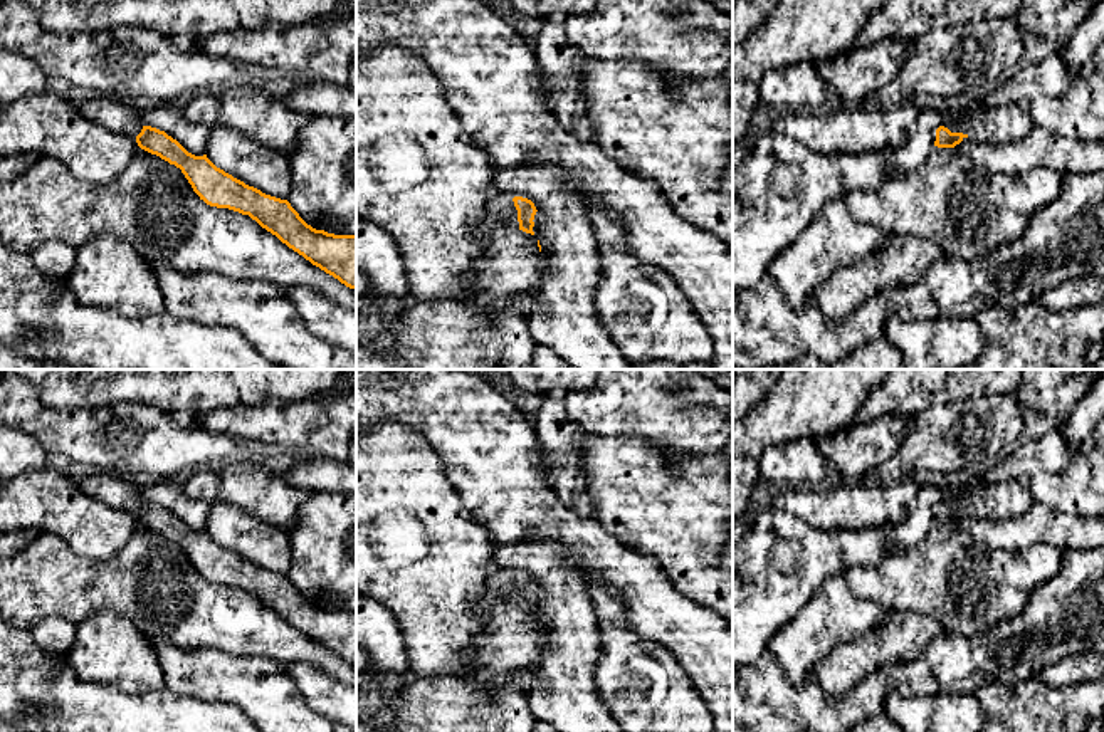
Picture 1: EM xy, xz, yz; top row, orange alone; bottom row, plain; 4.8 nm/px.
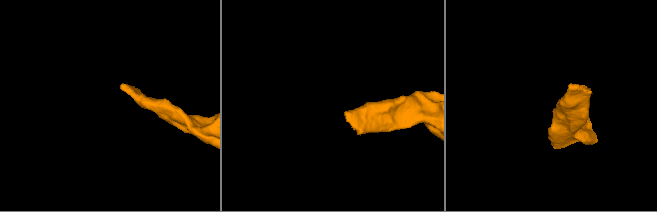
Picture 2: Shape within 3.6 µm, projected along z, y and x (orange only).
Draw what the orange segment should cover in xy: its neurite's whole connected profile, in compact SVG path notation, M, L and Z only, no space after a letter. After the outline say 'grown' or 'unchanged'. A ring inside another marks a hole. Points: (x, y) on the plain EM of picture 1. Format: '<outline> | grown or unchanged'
M96 472L76 482L86 495L111 509L134 514L141 525L180 544L207 581L249 591L313 641L356 667L356 611L334 611L313 604L287 576L245 561L217 544L207 531L195 532L165 507L145 502L139 487L131 480Z | grown

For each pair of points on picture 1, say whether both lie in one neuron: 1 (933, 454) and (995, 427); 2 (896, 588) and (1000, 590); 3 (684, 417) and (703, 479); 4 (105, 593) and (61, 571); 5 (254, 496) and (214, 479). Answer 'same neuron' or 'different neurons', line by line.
1: same neuron
2: same neuron
3: different neurons
4: same neuron
5: same neuron

